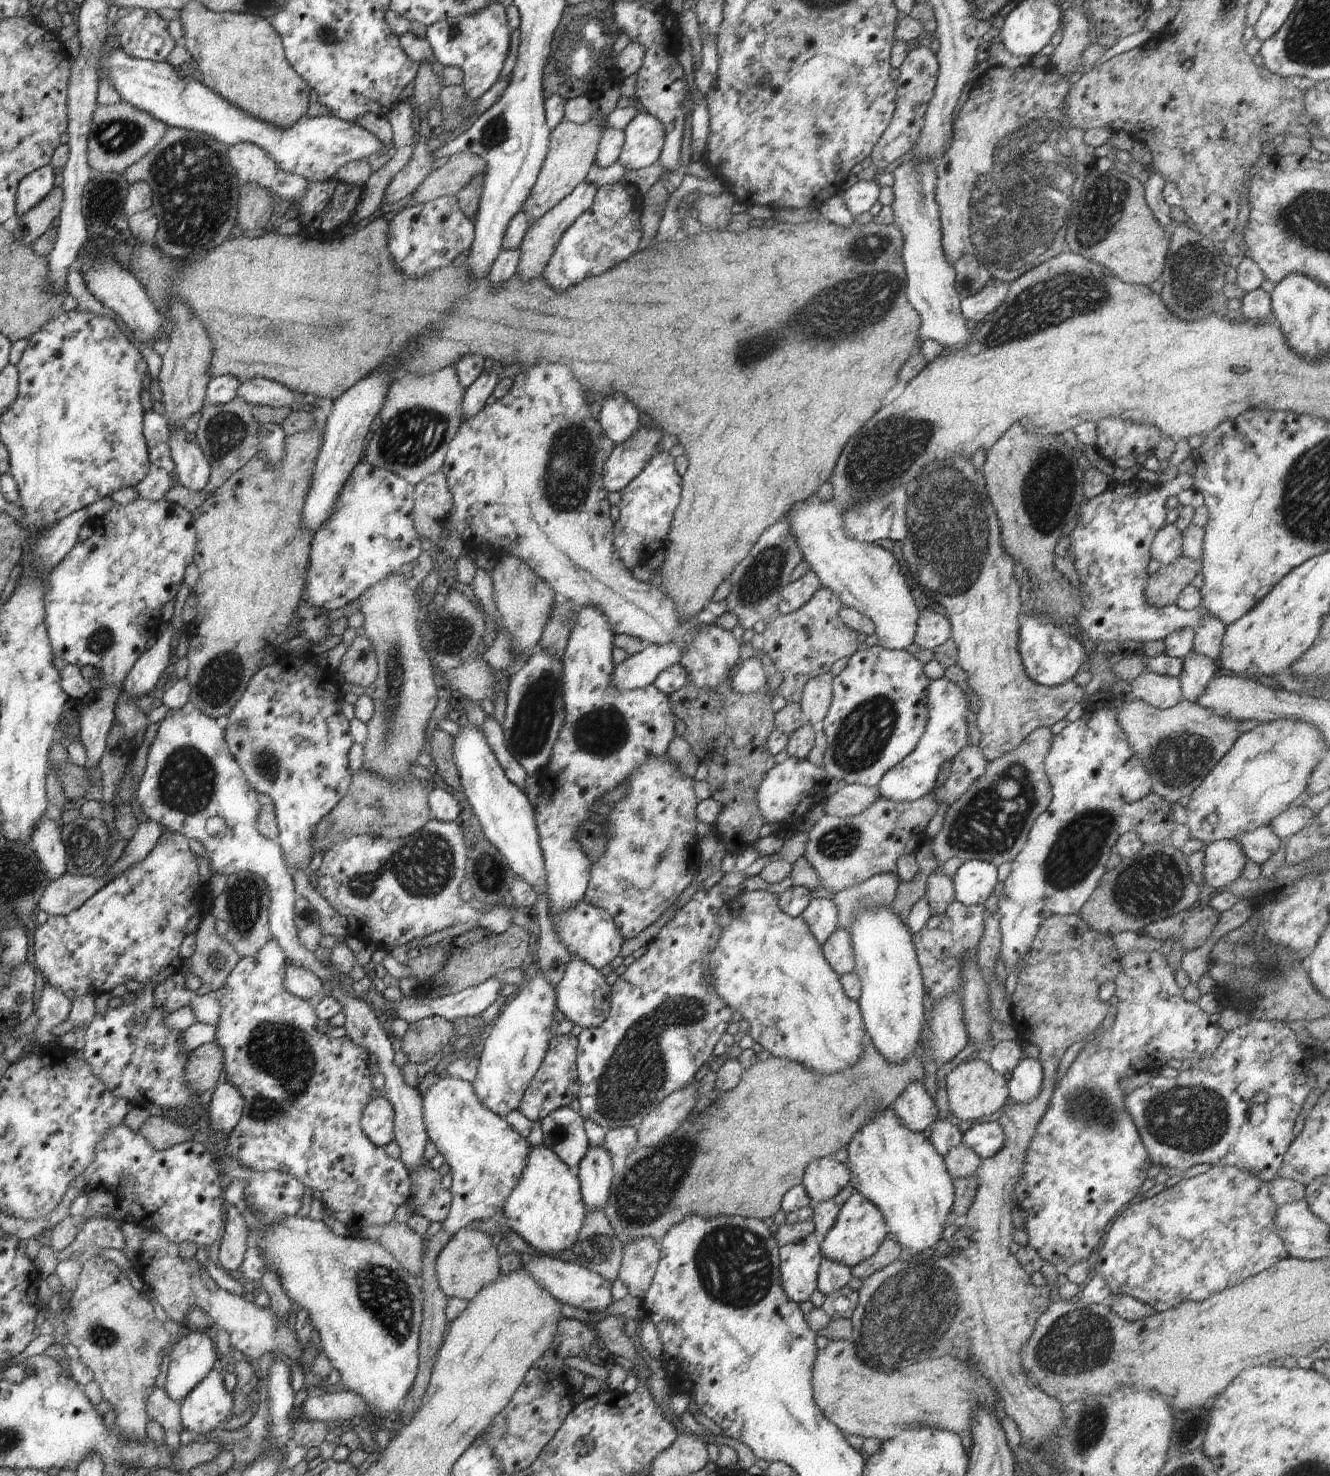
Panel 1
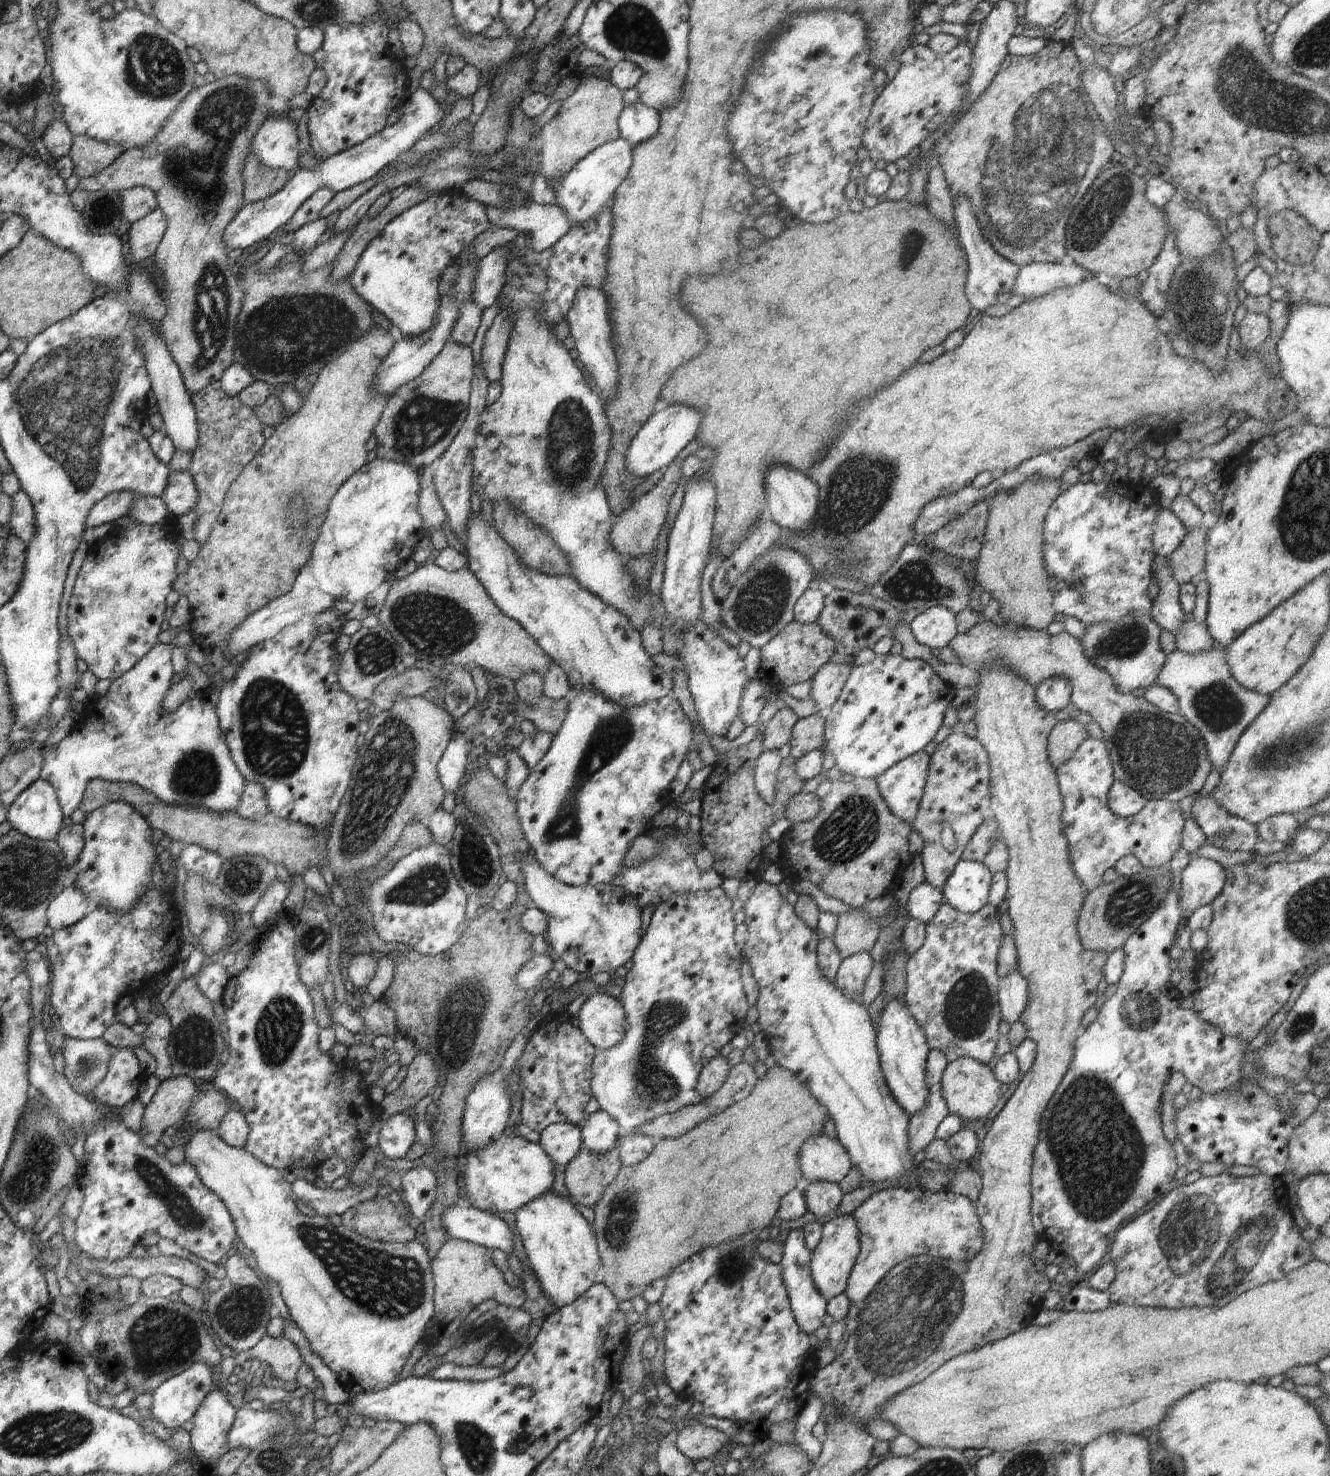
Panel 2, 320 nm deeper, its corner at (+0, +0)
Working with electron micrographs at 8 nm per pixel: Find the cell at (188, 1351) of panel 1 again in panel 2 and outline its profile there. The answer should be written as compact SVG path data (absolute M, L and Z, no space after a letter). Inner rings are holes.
M196 1362L190 1368L186 1368L184 1372L164 1380L159 1388L152 1393L153 1403L150 1408L152 1416L156 1418L160 1426L167 1429L181 1428L181 1426L192 1419L194 1412L198 1410L202 1400L212 1391L212 1382L214 1382L214 1374L212 1374L212 1367L204 1362Z

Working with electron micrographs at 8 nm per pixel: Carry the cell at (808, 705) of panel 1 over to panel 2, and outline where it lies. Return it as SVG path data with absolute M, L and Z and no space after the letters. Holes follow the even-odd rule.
M826 663L812 678L809 698L814 700L818 712L826 713L840 697L854 666L848 663Z

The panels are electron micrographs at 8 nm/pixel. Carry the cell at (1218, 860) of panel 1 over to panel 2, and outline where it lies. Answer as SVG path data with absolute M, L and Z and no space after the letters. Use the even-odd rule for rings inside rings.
M1192 857L1184 868L1181 883L1177 885L1177 896L1182 911L1195 912L1211 904L1226 885L1226 870L1218 862L1208 858Z

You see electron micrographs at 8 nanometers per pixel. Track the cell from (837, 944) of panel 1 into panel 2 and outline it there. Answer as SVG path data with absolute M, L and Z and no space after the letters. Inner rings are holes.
M865 951L852 954L842 960L836 974L835 984L850 1000L862 1003L862 992L874 966L874 957L873 953Z

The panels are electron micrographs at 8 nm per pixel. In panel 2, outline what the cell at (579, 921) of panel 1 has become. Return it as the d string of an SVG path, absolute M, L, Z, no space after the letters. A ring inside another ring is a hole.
M531 851L520 860L520 870L532 904L548 916L545 938L561 967L592 977L602 972L614 972L632 960L643 938L643 912L624 888L610 883L567 886L548 874Z

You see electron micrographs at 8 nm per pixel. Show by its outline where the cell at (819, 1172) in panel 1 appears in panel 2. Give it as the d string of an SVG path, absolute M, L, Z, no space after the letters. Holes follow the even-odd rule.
M818 1134L802 1144L799 1158L804 1182L839 1185L852 1169L852 1160L837 1139Z

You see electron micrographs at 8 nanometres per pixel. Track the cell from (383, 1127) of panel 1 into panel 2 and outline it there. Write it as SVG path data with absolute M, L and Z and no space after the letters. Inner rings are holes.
M402 1112L380 1122L378 1145L387 1159L404 1158L417 1142L415 1121L412 1113Z

